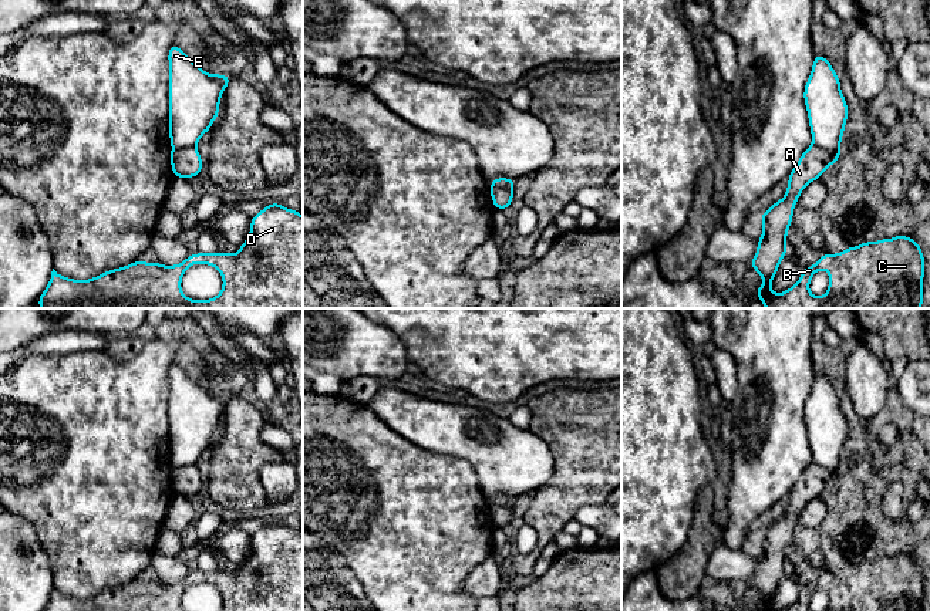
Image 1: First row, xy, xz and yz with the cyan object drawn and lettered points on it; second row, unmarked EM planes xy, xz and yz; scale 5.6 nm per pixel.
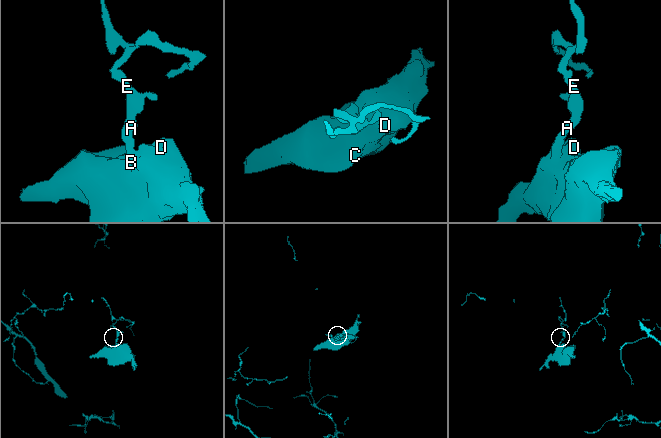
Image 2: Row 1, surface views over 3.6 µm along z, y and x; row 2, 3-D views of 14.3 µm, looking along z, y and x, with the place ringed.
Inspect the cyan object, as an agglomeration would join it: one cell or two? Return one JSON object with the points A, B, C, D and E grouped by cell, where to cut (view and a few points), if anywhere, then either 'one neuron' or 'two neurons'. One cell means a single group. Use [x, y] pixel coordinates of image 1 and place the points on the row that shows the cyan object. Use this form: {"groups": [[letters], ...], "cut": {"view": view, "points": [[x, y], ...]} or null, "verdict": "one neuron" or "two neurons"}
{"groups": [["A", "B", "C", "D"], ["E"]], "cut": {"view": "yz", "points": [[812, 144], [826, 149], [836, 158]]}, "verdict": "two neurons"}

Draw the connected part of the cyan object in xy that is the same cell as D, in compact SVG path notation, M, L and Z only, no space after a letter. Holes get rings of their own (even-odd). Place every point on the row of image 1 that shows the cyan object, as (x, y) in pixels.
M269 203L250 220L250 233L235 256L191 253L182 263L134 261L98 274L74 280L51 271L47 288L37 303L40 308L303 308L303 216L280 203ZM192 264L209 264L222 274L222 291L205 301L183 296L181 280Z

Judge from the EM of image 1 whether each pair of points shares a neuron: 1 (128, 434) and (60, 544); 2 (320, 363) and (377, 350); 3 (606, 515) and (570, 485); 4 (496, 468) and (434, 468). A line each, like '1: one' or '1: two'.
1: one
2: one
3: two
4: two

